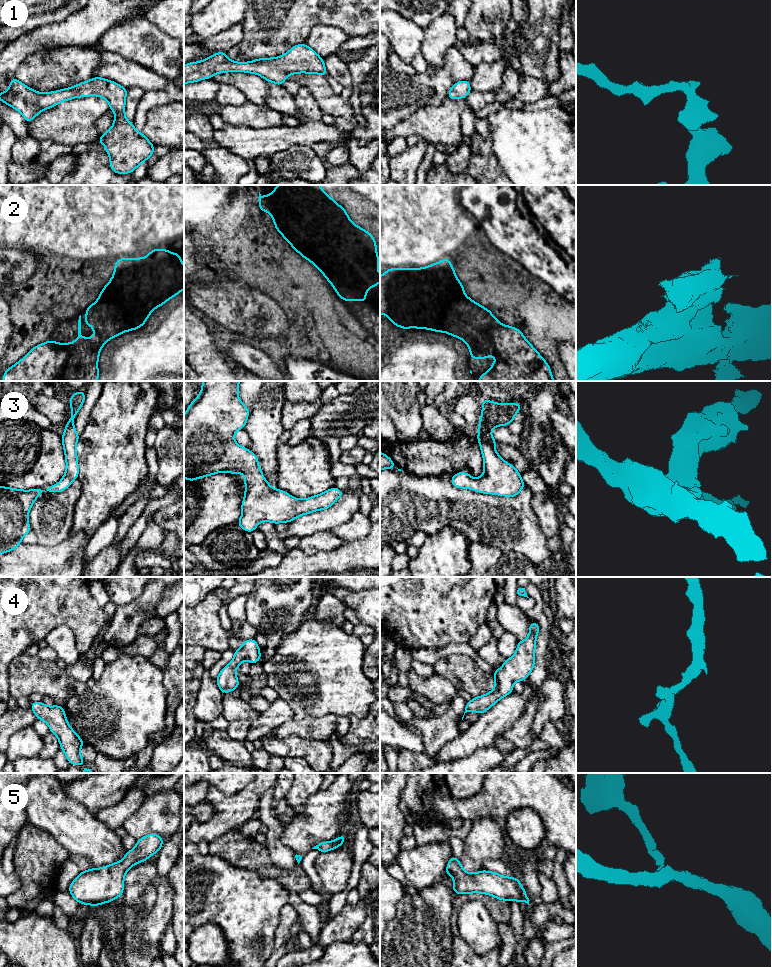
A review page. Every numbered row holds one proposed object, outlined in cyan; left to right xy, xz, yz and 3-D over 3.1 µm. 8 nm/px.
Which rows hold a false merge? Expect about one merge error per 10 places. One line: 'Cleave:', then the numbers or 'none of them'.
Cleave: 2

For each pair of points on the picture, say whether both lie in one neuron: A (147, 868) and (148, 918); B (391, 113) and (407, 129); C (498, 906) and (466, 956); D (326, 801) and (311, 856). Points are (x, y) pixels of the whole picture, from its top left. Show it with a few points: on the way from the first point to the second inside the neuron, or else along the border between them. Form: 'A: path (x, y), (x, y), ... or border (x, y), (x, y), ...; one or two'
A: path (137, 880), (135, 884), (136, 906); one
B: border (419, 108), (390, 129); two
C: path (475, 897), (465, 897), (455, 907), (455, 933); one
D: border (311, 848), (302, 857); two

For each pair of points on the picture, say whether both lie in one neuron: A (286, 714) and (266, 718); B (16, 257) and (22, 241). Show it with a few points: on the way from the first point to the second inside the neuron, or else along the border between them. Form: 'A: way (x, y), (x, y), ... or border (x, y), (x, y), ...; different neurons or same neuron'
A: way (281, 714), (271, 718); same neuron
B: border (10, 248), (19, 249); different neurons

